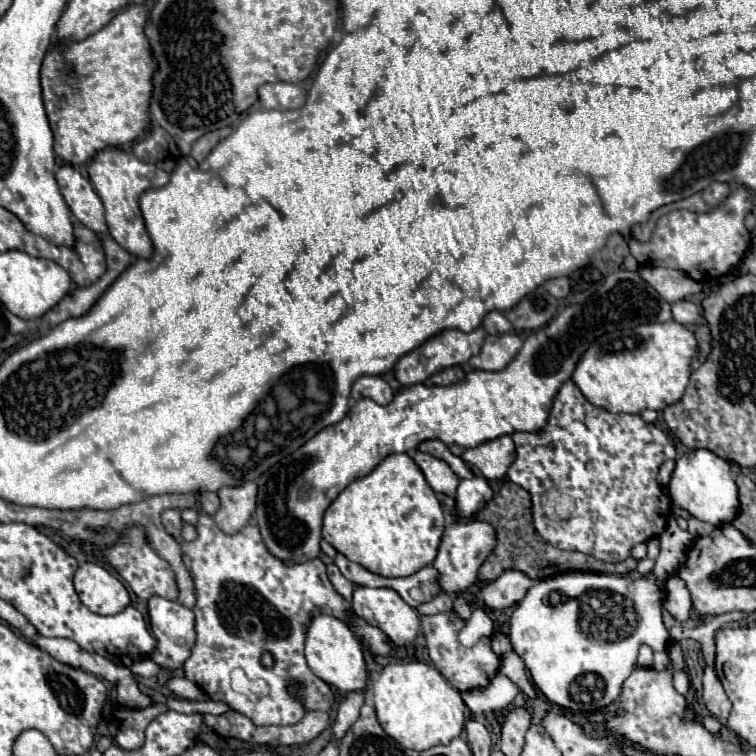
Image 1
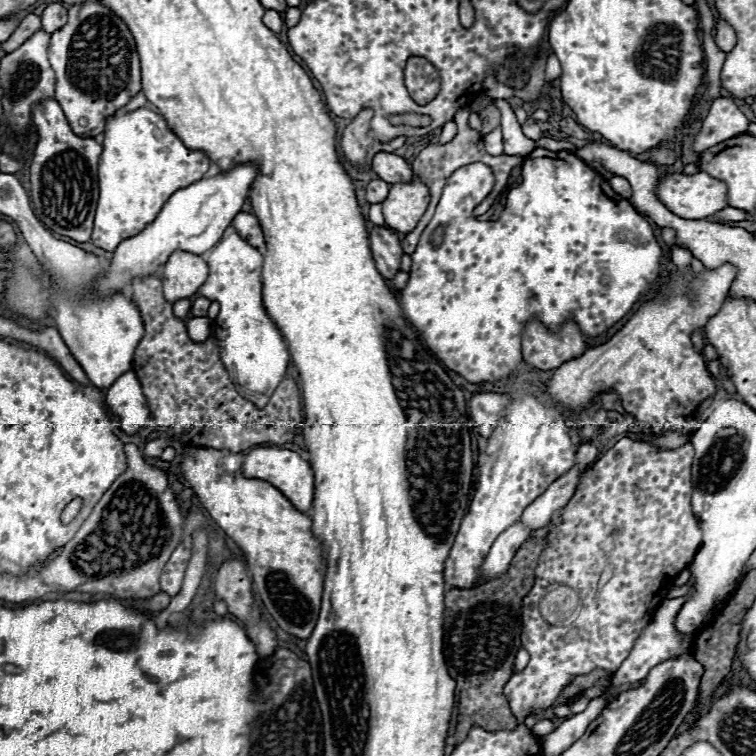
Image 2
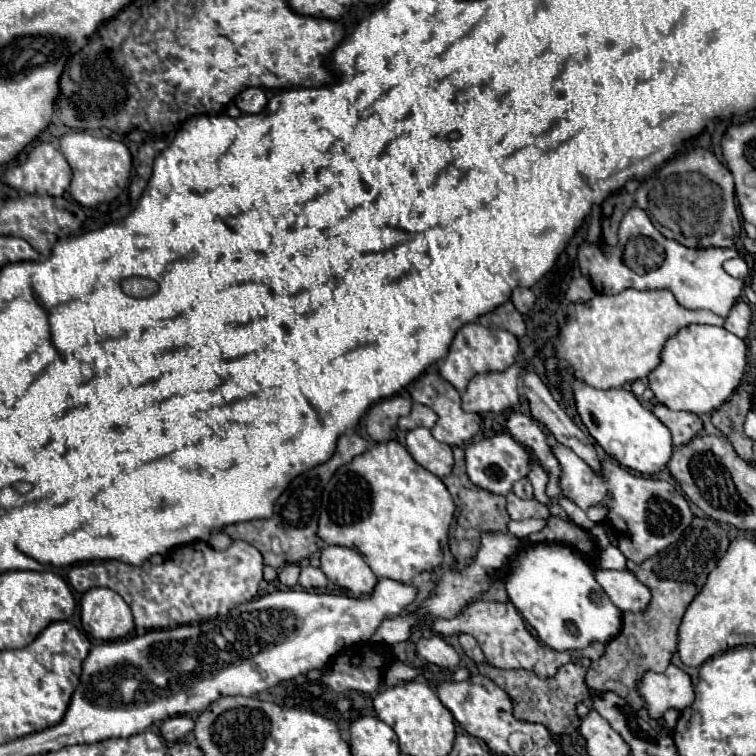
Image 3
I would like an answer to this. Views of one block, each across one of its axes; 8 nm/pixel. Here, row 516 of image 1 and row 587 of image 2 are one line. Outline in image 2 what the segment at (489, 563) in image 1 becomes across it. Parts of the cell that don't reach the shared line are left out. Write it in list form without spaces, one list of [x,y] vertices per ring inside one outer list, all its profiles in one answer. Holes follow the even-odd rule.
[[[528,538],[520,550],[516,552],[508,572],[500,576],[498,580],[490,580],[482,586],[474,586],[470,590],[452,588],[446,592],[444,604],[444,656],[450,670],[450,676],[456,680],[456,694],[458,694],[458,716],[456,716],[456,728],[454,728],[454,740],[450,744],[460,744],[468,736],[472,726],[482,726],[488,732],[498,730],[498,718],[506,718],[508,700],[504,696],[504,684],[514,674],[514,658],[520,648],[520,636],[522,636],[522,600],[534,586],[534,568],[538,566],[538,556],[542,554],[542,548],[546,544],[546,538]]]

